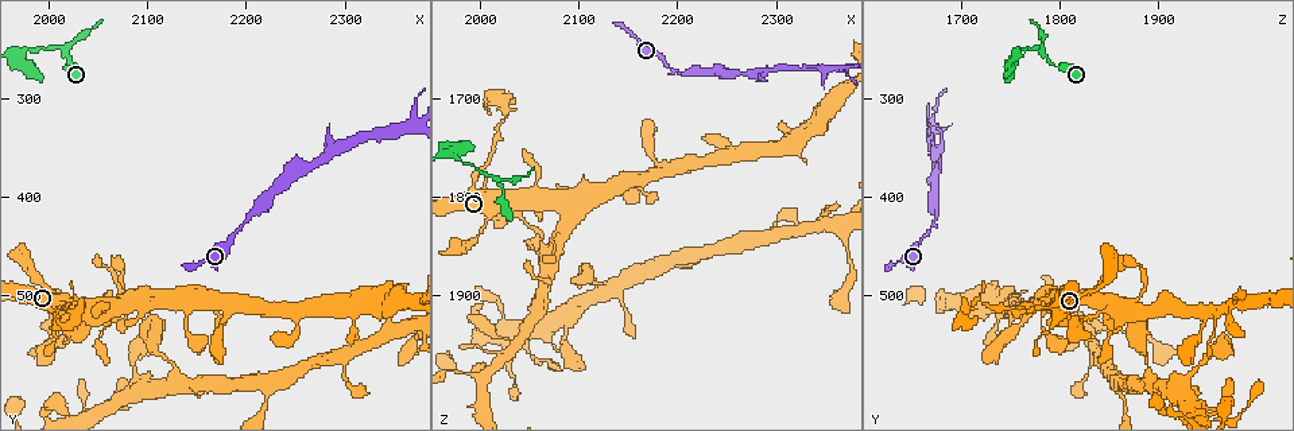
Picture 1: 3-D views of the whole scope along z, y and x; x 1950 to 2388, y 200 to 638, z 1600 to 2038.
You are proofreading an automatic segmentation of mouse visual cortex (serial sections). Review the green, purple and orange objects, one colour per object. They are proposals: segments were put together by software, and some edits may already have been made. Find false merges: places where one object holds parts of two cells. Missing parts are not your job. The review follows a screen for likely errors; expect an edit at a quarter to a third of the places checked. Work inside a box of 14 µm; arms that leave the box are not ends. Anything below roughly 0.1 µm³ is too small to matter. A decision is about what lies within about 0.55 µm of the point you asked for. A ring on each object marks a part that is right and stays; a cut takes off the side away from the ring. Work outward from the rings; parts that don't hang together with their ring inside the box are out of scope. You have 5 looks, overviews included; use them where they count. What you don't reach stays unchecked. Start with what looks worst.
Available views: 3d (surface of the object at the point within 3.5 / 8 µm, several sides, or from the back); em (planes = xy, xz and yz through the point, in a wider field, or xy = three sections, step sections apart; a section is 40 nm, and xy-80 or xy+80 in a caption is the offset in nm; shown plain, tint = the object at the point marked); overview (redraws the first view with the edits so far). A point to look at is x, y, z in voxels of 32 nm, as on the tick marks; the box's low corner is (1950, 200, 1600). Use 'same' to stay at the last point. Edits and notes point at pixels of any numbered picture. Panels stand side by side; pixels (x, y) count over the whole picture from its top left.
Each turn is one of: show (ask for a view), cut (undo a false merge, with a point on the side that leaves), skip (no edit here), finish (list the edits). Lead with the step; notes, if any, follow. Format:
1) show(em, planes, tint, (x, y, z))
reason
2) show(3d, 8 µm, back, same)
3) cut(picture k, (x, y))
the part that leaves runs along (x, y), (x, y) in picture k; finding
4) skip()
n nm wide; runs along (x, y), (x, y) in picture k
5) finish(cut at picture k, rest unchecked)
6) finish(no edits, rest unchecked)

show(3d, 3.5 µm, (2025, 510, 1715))
abrupt turn

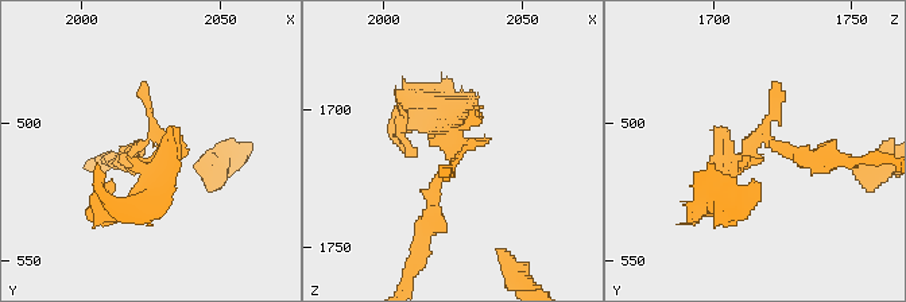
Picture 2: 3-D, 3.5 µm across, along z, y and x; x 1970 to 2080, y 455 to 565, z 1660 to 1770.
show(em, xy, step 5, tint, (2027, 508, 1715))

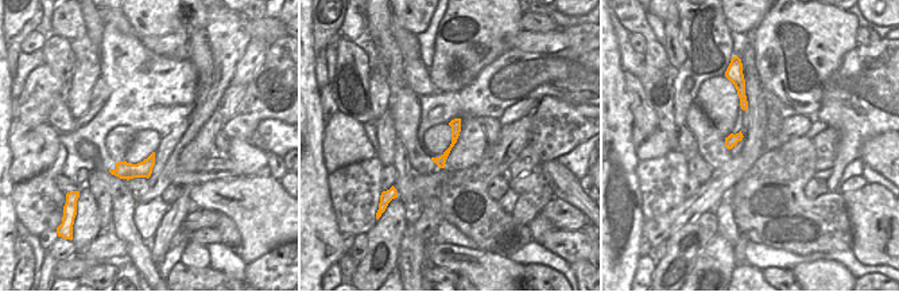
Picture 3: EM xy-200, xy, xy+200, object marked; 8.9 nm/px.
cut(picture 2, (726, 135))
a second cell is stuck on

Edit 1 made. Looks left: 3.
show(overview)

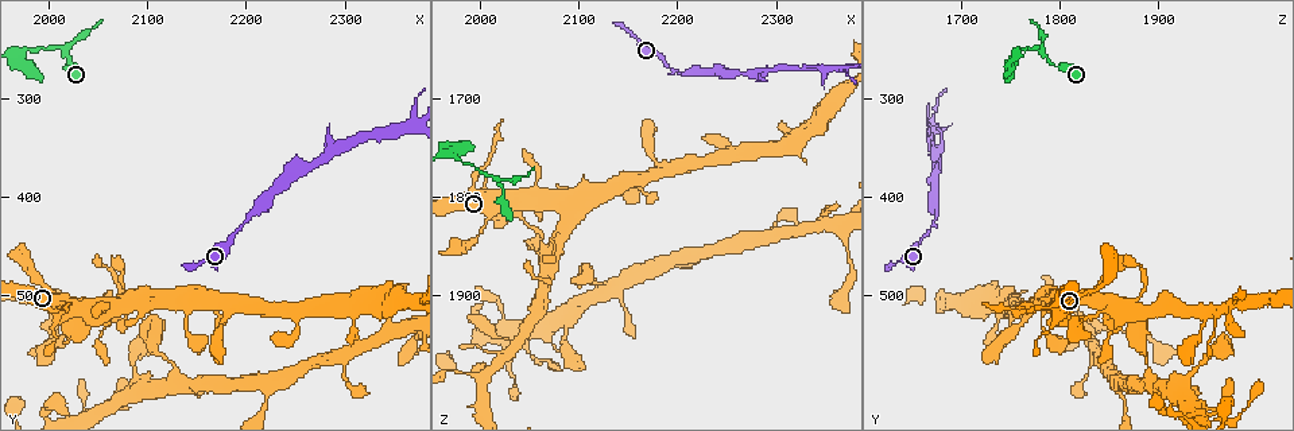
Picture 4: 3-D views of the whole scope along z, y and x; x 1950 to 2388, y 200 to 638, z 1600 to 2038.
show(3d, 8 µm, (2365, 325, 1670))
two arms in line, one across

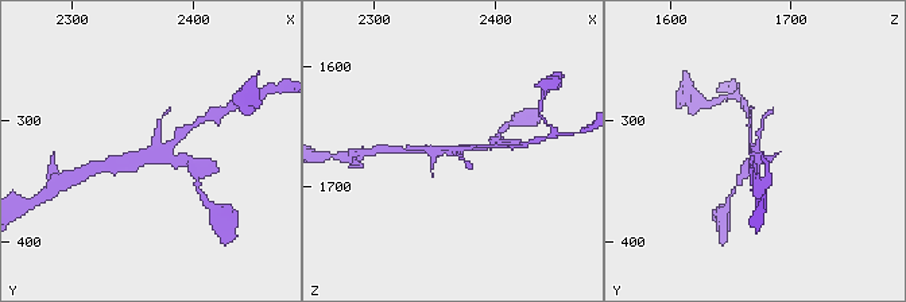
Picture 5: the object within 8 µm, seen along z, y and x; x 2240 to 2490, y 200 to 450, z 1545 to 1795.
show(em, xy, step 2, tint, (2366, 330, 1672))
now the EM

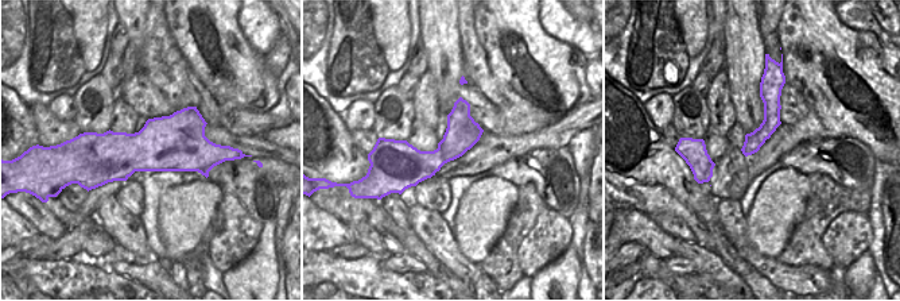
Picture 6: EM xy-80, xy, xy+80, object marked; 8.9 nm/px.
skip()
300 nm wide; runs along (466, 107), (435, 158), (395, 158) in picture 6; continuous, no second cell

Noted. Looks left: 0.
finish(cut at picture 2, rest unchecked)

